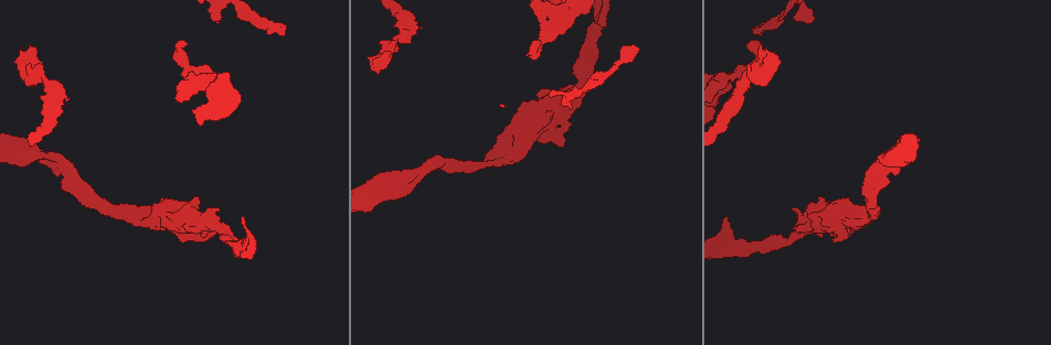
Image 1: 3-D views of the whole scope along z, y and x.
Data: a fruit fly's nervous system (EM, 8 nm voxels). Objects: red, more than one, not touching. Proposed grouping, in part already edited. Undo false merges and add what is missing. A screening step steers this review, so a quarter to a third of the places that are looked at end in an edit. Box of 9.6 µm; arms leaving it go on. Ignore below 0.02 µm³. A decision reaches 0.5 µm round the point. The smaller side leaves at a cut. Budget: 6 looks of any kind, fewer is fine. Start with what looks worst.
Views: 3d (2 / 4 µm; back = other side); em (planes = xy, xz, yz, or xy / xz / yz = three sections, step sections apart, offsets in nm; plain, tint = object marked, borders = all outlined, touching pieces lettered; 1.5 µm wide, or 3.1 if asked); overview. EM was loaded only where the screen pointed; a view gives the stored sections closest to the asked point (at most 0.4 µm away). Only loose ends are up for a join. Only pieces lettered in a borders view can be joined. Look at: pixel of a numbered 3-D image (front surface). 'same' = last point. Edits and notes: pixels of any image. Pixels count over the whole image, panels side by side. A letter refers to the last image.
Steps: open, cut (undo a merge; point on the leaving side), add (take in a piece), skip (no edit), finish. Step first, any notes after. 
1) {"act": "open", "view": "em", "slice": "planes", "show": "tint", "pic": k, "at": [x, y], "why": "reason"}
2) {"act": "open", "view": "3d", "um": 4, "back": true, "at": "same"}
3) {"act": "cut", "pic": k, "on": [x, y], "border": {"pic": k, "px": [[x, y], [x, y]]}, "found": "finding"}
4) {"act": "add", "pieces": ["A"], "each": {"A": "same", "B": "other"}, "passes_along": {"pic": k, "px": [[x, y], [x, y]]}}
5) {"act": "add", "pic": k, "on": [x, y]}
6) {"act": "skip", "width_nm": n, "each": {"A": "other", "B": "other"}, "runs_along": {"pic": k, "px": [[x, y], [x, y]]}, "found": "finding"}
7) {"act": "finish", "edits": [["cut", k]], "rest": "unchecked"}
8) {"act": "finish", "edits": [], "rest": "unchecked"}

{"act": "open", "view": "3d", "um": 2, "pic": 1, "at": [45, 79], "why": "a narrow waist"}

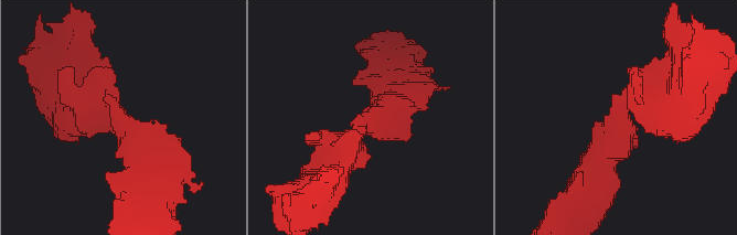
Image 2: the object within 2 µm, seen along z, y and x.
{"act": "open", "view": "em", "slice": "planes", "show": "borders", "pic": 2, "at": [369, 129], "arm_widths_nm": [320, 340], "why": "now the EM"}

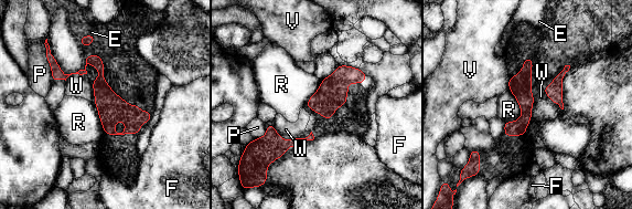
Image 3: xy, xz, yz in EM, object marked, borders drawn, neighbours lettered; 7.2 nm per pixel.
{"act": "skip", "each": {"E": "other", "F": "other", "P": "other", "R": "other", "V": "other", "W": "other"}, "found": "all the same neuron"}

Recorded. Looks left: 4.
{"act": "open", "view": "em", "slice": "planes", "show": "tint", "pic": 1, "at": [847, 215], "why": "calibre changes"}

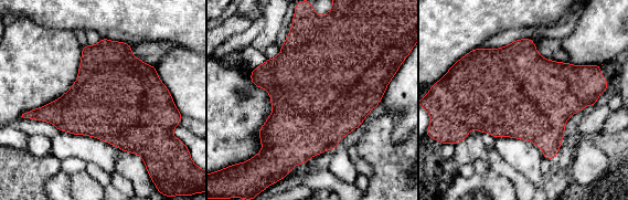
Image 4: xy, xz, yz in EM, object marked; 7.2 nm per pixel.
{"act": "open", "view": "em", "slice": "planes", "show": "borders", "at": "same"}

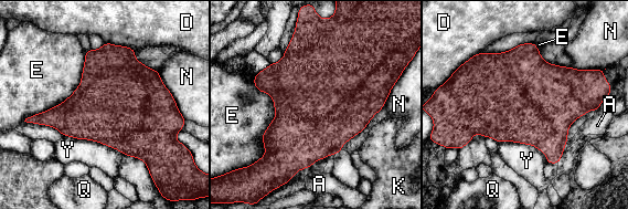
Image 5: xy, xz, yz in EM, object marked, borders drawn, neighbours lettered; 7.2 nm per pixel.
{"act": "skip", "each": {"A": "other", "D": "other", "E": "other", "K": "other", "N": "other", "Q": "other", "Y": "other"}, "border": {"pic": 5, "px": [[253, 76], [275, 110], [264, 155]]}, "found": "all the same neuron"}

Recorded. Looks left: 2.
{"act": "finish", "edits": [], "rest": "unchecked"}

